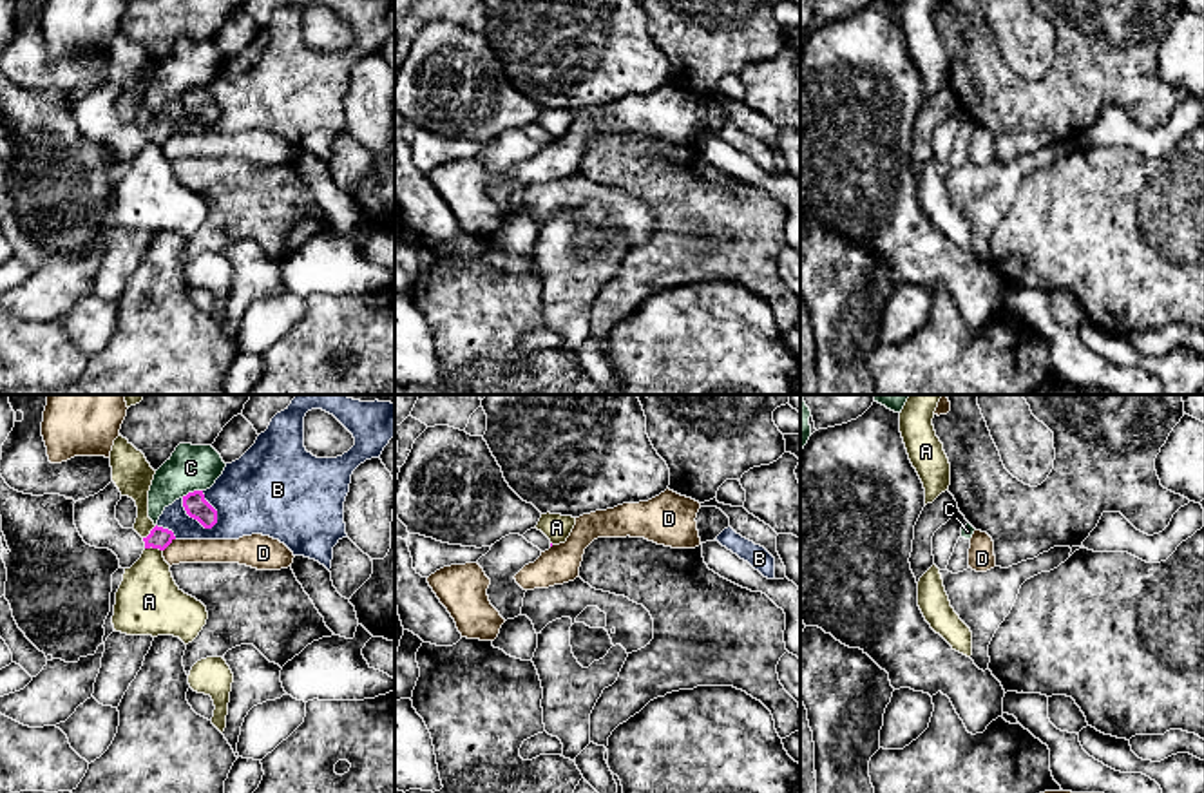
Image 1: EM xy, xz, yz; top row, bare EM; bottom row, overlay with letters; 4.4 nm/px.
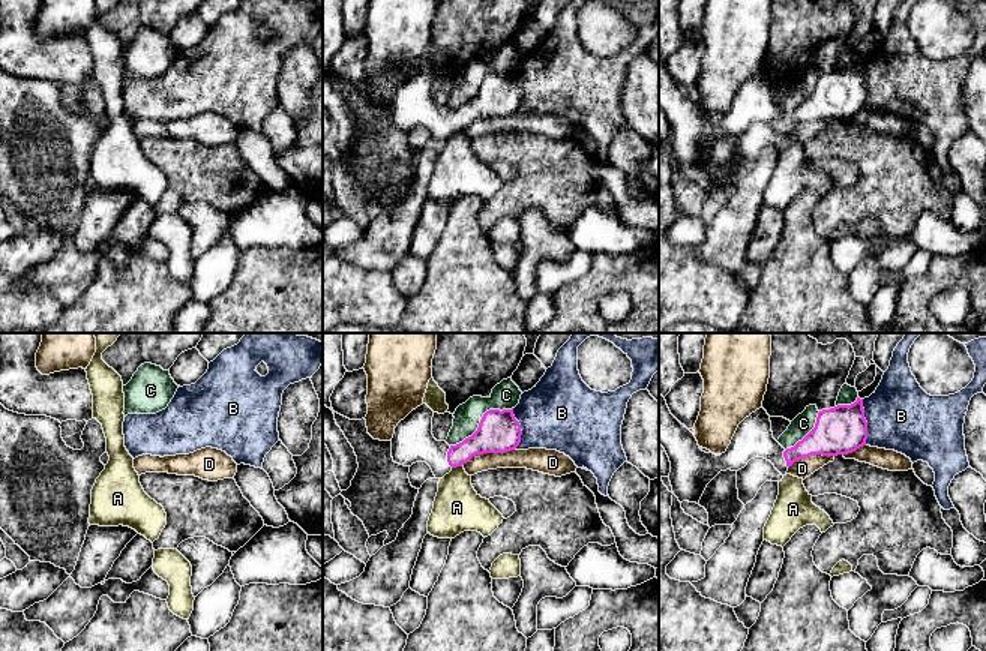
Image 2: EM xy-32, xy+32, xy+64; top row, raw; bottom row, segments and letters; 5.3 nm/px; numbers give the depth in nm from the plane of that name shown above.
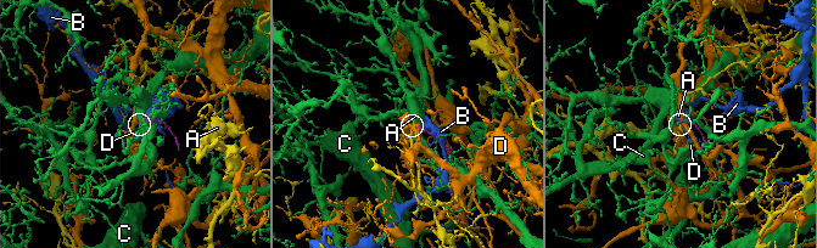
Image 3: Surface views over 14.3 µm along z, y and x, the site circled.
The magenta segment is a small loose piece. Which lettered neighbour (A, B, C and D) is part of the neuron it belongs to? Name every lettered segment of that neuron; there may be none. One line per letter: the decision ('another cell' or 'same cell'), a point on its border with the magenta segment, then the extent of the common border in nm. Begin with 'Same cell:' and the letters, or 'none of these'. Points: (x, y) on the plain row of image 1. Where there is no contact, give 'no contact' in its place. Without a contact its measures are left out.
Same cell: none of these
A: another cell; meets magenta in xy at (154, 142); contact 80 nm long
B: another cell; meets magenta in xy at (196, 113); contact 200 nm long
C: another cell; meets magenta in xy at (191, 87); contact 100 nm long
D: another cell; meets magenta in xy at (169, 138); contact 80 nm long

